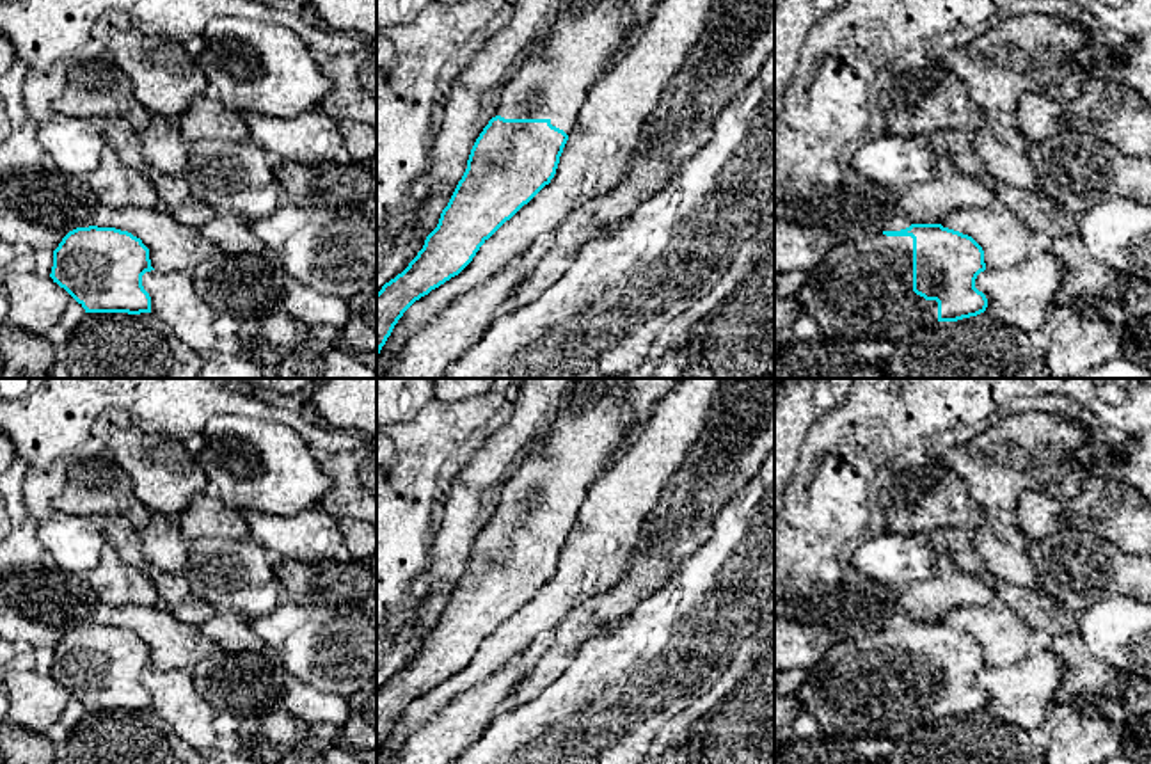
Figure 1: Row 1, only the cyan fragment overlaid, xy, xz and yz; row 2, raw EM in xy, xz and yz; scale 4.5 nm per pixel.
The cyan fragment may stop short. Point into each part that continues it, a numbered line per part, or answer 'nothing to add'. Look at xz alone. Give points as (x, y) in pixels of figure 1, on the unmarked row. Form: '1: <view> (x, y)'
1: xz (588, 434)

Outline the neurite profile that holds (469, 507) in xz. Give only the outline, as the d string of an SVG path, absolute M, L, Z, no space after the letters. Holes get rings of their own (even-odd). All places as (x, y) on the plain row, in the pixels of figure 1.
M524 378L513 414L476 451L453 480L444 515L426 549L426 563L410 583L407 599L419 613L416 654L437 625L462 577L471 547L492 517L504 483L547 437L567 407L574 378Z

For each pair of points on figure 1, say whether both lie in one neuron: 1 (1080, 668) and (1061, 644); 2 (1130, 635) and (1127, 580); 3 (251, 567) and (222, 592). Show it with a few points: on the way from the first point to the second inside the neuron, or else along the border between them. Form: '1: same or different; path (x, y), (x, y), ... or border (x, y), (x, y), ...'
1: same; path (1080, 663), (1066, 649)
2: different; border (1132, 597), (1103, 596), (1087, 608)
3: same; path (244, 571), (230, 585)

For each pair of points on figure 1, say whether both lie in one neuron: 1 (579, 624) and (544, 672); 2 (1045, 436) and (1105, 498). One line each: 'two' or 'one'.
1: one
2: two

